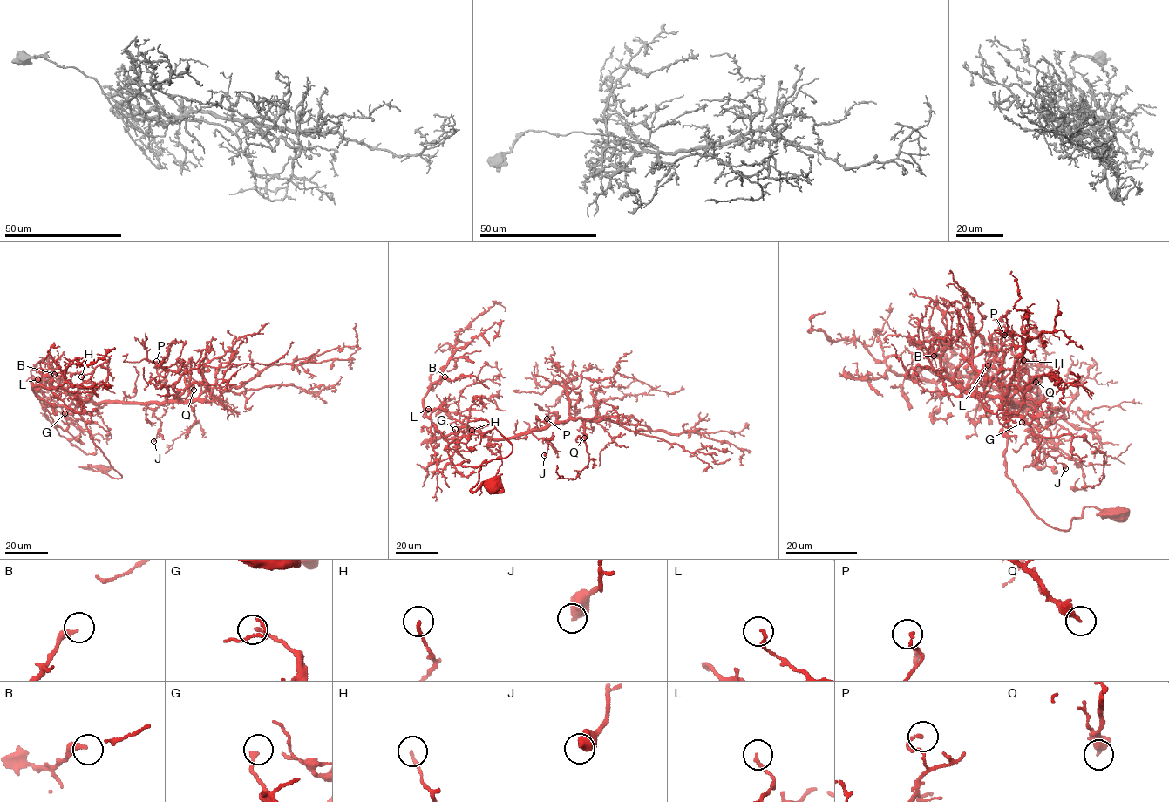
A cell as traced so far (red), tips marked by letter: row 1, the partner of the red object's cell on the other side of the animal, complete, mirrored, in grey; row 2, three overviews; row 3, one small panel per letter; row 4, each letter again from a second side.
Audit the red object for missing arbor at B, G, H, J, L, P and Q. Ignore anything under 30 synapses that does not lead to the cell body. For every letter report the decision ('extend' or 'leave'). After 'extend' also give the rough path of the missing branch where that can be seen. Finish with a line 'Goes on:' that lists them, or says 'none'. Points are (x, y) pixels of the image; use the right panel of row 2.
B: leave
G: leave
H: leave
J: leave
L: leave
P: leave
Q: leave
Goes on: none

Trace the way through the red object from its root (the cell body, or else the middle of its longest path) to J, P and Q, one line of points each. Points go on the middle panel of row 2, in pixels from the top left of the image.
J: (492, 487), (472, 491), (481, 465), (513, 445), (487, 420), (469, 421), (487, 437), (550, 438), (544, 455)
P: (492, 487), (472, 491), (481, 465), (513, 445), (487, 420), (467, 422), (513, 438), (547, 418)
Q: (492, 487), (472, 491), (513, 445), (469, 421), (513, 438), (580, 418), (584, 438)

